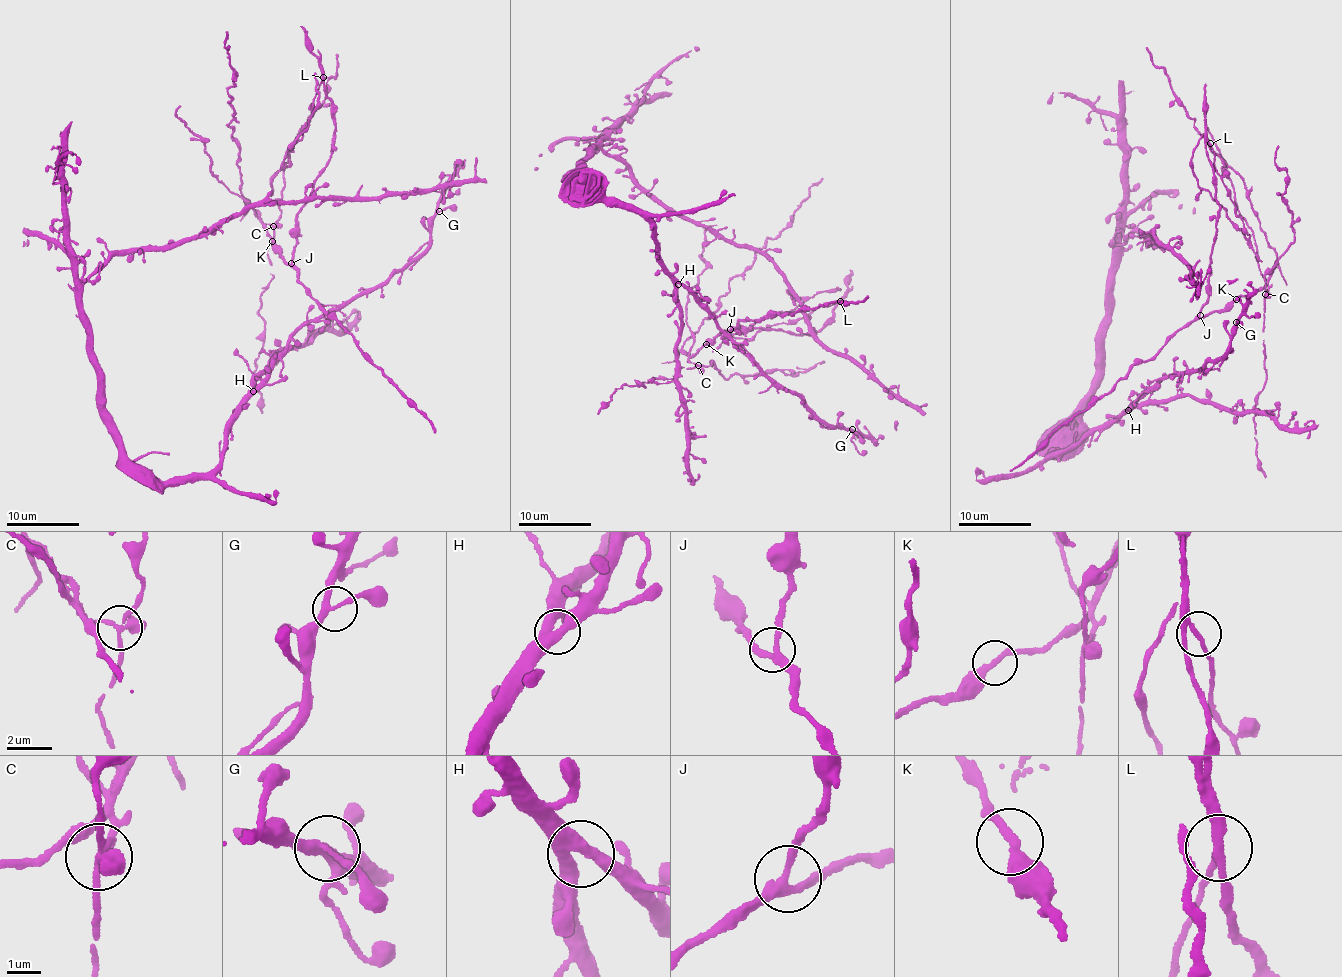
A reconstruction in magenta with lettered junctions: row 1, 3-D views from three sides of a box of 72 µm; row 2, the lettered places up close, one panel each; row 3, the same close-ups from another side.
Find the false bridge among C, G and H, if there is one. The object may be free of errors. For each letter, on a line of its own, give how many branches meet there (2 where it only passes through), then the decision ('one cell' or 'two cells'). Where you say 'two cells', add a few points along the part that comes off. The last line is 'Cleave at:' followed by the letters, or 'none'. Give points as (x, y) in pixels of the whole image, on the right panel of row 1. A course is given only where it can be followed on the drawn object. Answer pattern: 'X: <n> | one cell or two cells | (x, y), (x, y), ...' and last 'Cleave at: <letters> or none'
C: 3 | two cells | (1265, 294), (1266, 288), (1200, 315), (1219, 209), (1208, 145), (1250, 235), (1197, 184), (1192, 150), (1203, 134)
G: 3 | one cell
H: 3 | one cell
Cleave at: C

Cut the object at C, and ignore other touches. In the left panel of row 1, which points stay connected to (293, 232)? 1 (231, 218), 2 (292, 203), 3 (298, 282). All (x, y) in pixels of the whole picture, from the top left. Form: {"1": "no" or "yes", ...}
{"1": "no", "2": "no", "3": "yes"}

